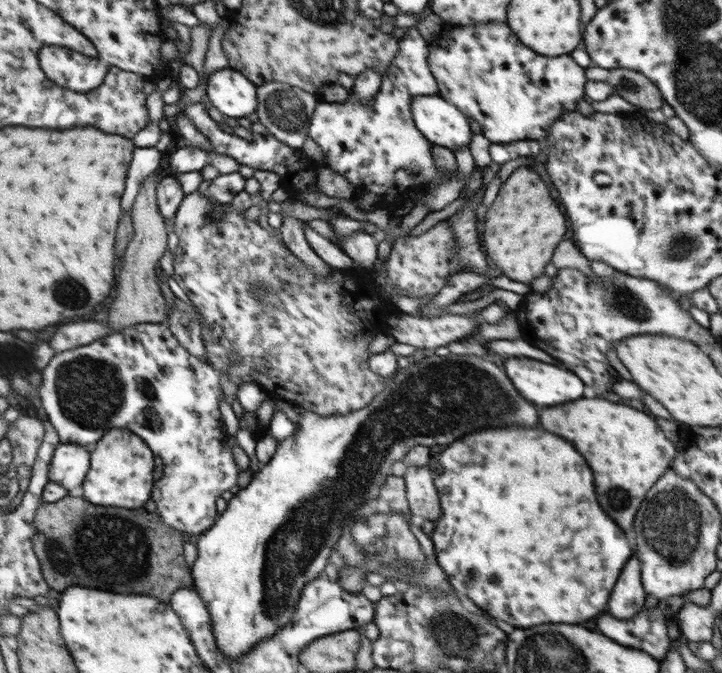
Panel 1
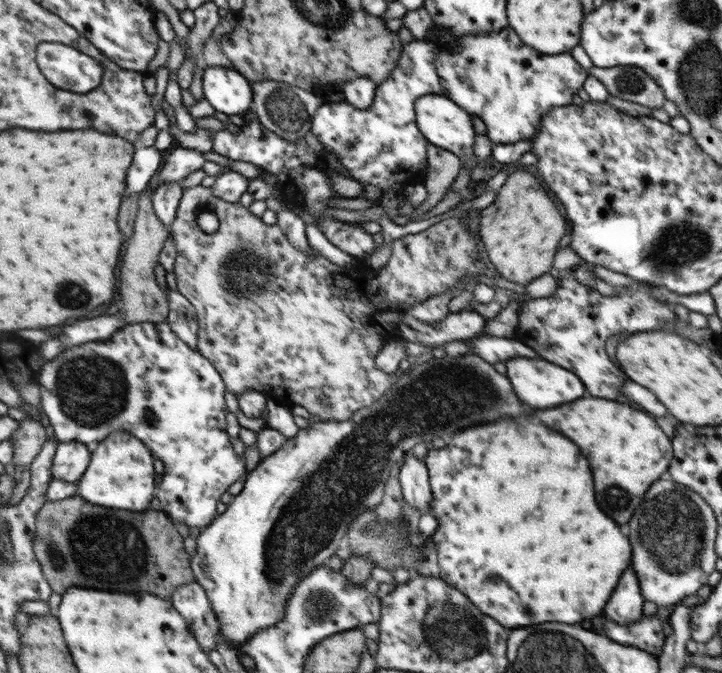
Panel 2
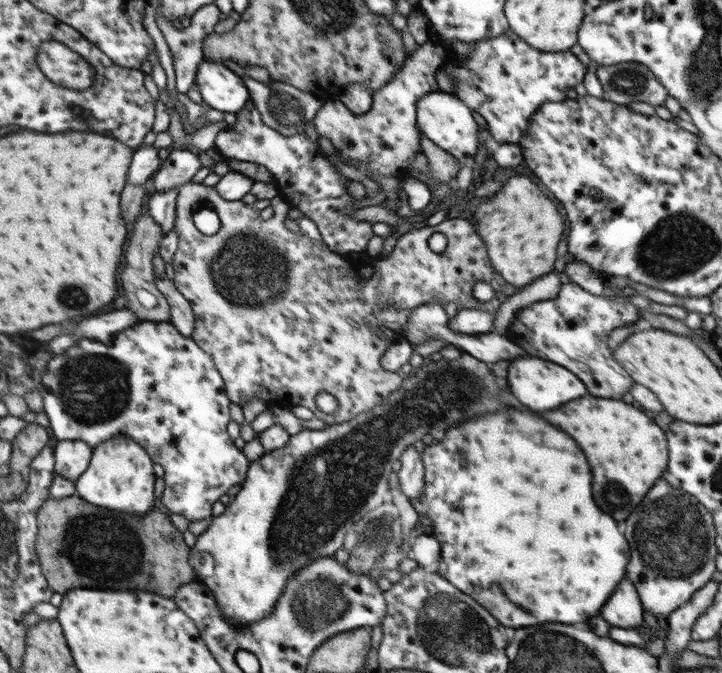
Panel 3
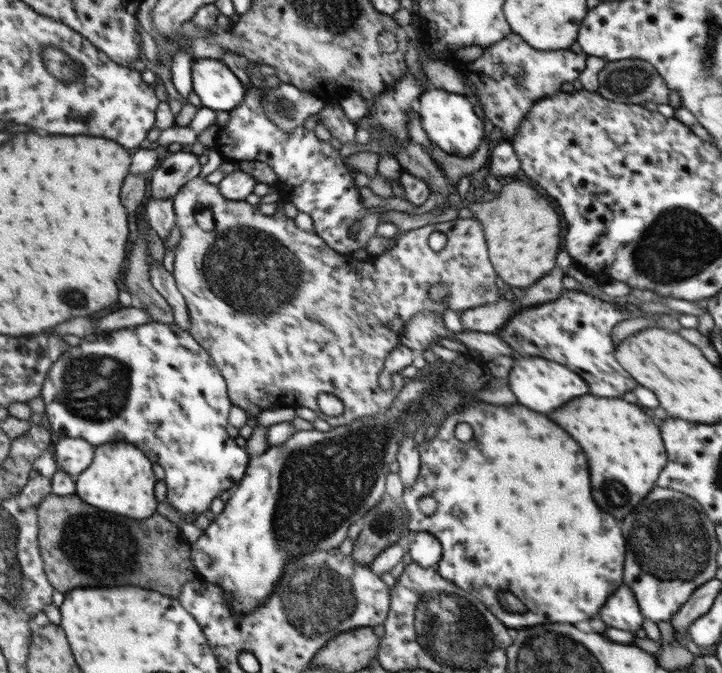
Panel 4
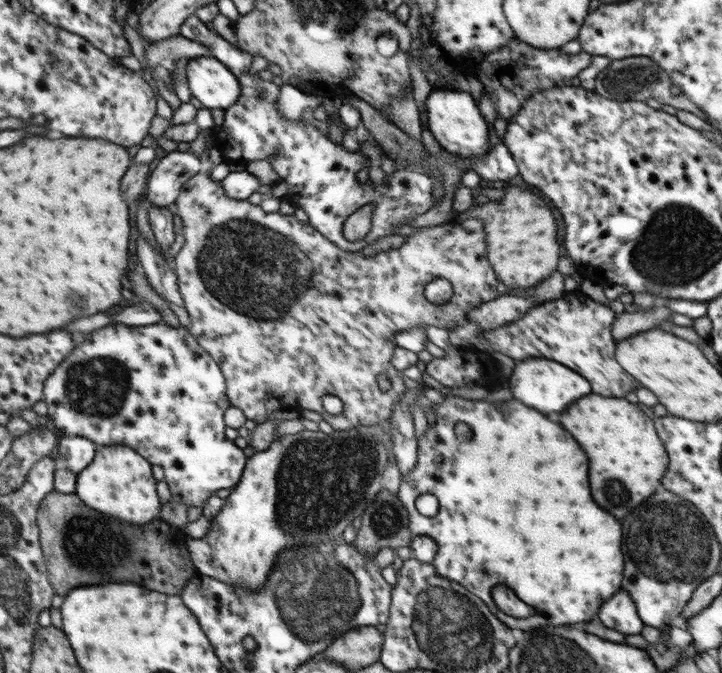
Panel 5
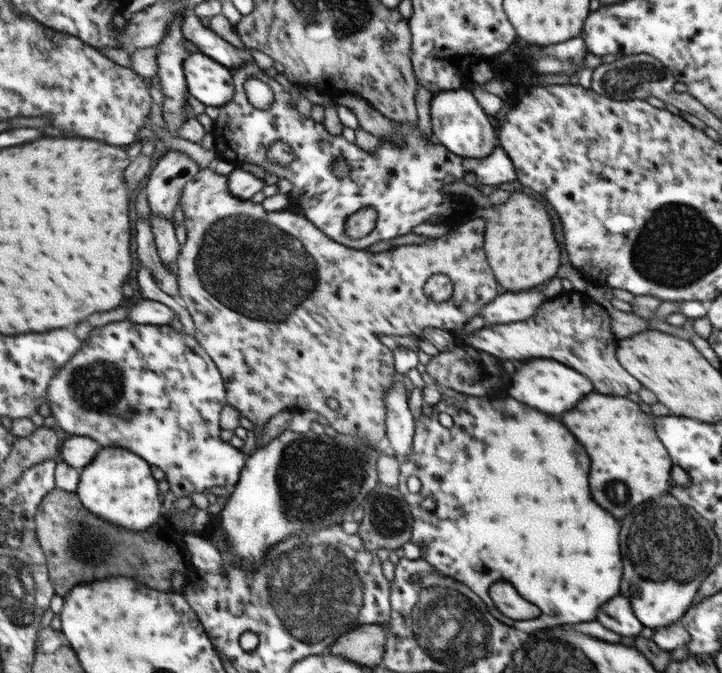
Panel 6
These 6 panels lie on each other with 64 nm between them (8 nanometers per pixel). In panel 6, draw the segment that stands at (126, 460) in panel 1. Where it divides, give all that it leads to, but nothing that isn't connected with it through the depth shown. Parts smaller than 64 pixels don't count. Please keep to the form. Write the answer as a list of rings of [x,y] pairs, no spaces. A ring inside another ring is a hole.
[[[104,447],[104,450],[81,470],[75,493],[84,508],[90,512],[134,532],[145,531],[154,522],[158,522],[158,518],[162,518],[160,490],[156,480],[152,478],[150,463],[131,449]]]

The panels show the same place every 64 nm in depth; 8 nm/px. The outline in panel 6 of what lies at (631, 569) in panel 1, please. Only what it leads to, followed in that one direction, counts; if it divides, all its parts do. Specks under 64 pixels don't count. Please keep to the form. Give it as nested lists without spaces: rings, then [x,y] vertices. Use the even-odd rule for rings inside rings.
[[[616,596],[608,600],[600,612],[598,612],[598,622],[604,624],[608,630],[620,634],[620,636],[640,635],[643,625],[636,620],[630,602],[624,596]]]

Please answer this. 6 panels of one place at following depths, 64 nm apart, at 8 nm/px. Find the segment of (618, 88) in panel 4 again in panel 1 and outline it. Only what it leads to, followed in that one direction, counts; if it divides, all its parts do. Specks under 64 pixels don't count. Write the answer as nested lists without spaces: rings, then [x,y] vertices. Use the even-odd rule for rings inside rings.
[[[598,65],[588,67],[586,72],[588,80],[612,85],[618,95],[637,108],[658,110],[665,104],[657,85],[641,72],[629,68],[602,70]]]

